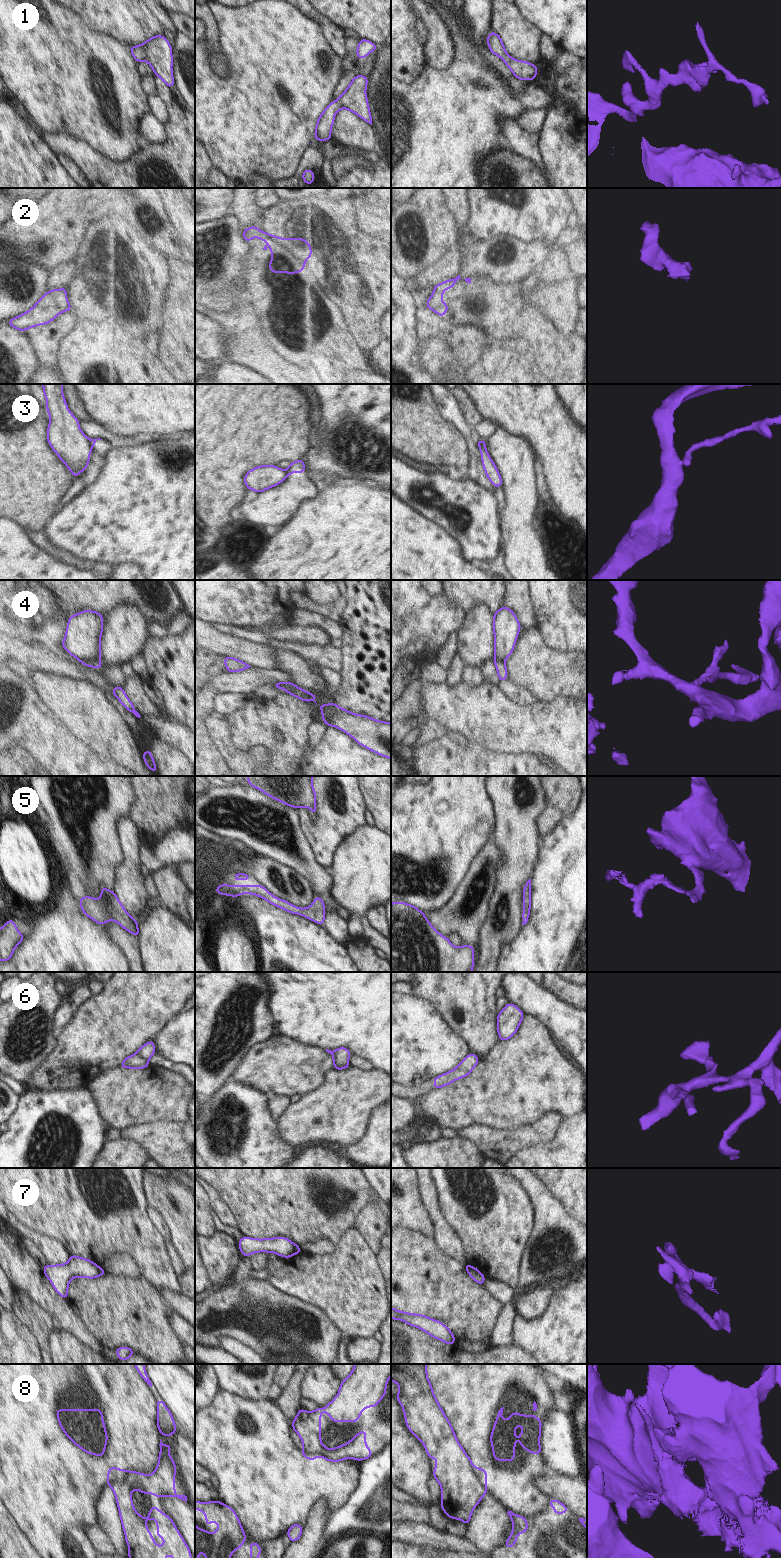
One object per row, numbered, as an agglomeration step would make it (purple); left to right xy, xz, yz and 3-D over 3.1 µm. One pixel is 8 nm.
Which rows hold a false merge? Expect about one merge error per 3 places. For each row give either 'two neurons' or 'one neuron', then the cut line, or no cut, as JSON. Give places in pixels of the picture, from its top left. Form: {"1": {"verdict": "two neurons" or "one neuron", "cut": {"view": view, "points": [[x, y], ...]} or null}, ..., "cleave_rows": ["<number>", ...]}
{"1": {"verdict": "one neuron", "cut": null}, "2": {"verdict": "one neuron", "cut": null}, "3": {"verdict": "two neurons", "cut": {"view": "xy", "points": [[88, 440], [88, 446], [91, 449]]}}, "4": {"verdict": "two neurons", "cut": {"view": "xy", "points": [[99, 659], [80, 661]]}}, "5": {"verdict": "one neuron", "cut": null}, "6": {"verdict": "two neurons", "cut": {"view": "xy", "points": [[136, 1053], [147, 1060]]}}, "7": {"verdict": "two neurons", "cut": {"view": "xz", "points": [[295, 1244], [292, 1253]]}}, "8": {"verdict": "two neurons", "cut": {"view": "xz", "points": [[303, 1448], [308, 1451], [321, 1453], [331, 1460]]}}, "cleave_rows": ["3", "4", "6", "7", "8"]}

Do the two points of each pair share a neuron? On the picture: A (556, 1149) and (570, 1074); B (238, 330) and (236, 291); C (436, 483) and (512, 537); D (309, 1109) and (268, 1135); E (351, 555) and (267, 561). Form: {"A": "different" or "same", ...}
{"A": "different", "B": "same", "C": "different", "D": "different", "E": "same"}

